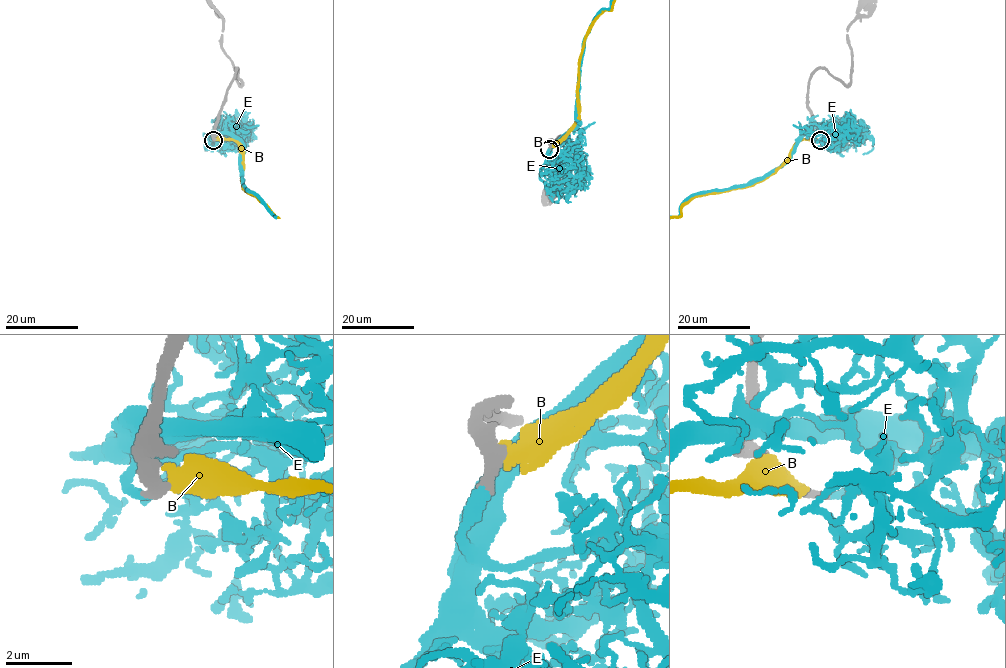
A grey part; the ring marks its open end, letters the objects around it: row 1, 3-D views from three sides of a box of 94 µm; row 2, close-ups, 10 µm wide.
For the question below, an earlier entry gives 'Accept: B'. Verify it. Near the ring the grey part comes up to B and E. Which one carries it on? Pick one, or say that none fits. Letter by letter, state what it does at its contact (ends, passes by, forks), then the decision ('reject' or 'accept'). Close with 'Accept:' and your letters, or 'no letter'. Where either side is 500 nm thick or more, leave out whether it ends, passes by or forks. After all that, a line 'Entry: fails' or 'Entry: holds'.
B: it ends; reject
E: it ends; accept
Accept: E
Entry: fails

